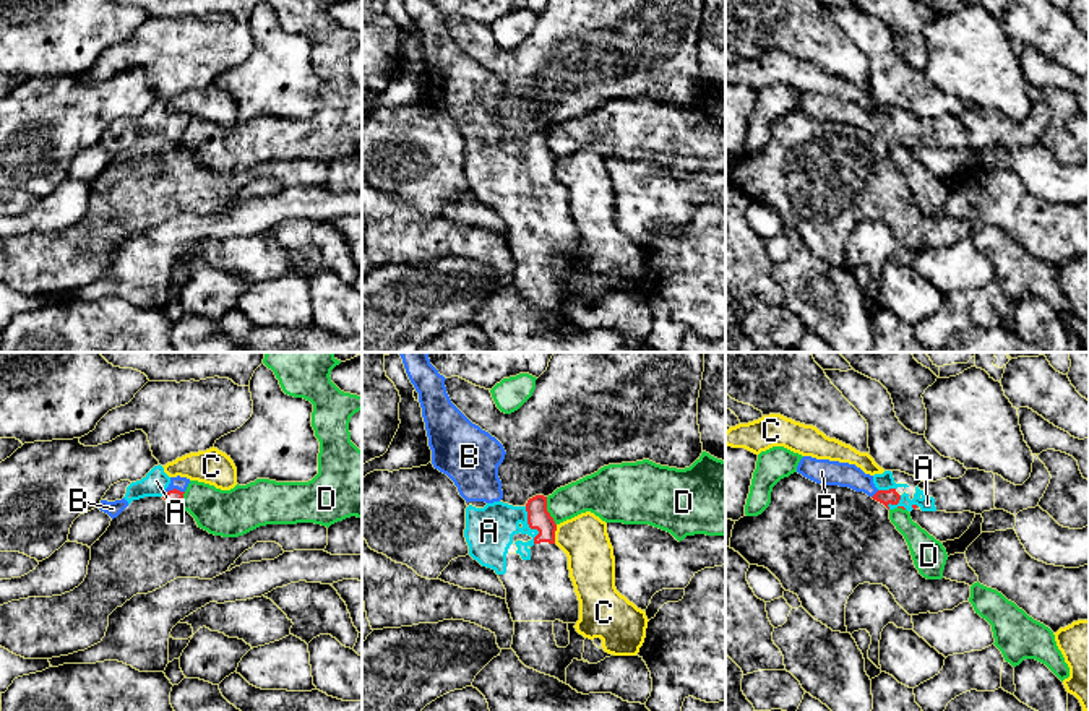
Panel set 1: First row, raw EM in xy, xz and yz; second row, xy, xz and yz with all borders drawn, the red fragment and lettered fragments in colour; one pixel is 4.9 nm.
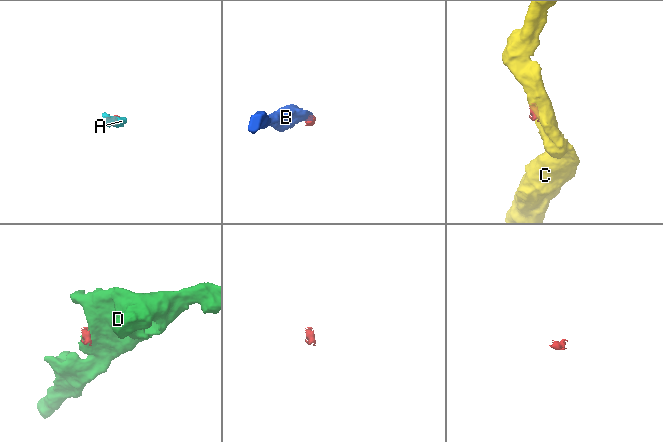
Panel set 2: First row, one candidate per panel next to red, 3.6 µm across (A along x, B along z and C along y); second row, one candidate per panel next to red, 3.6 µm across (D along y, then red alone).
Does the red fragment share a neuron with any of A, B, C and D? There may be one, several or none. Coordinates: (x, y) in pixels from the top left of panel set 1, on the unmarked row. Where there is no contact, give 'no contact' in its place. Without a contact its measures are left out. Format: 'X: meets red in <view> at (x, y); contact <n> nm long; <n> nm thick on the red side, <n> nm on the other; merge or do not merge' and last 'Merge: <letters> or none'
A: meets red in xz at (529, 163); contact 190 nm long; 110 nm thick on the red side, 240 nm on the other; merge
B: meets red in xy at (174, 125); contact 100 nm long; 70 nm thick on the red side, 70 nm on the other; merge
C: meets red in xz at (554, 171); contact 100 nm long; 110 nm thick on the red side, 240 nm on the other; do not merge
D: meets red in xz at (547, 148); contact 150 nm long; 110 nm thick on the red side, 180 nm on the other; do not merge
Merge: A, B

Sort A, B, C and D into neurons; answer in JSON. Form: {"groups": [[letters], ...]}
{"groups": [["A", "B"], ["C"], ["D"]]}

